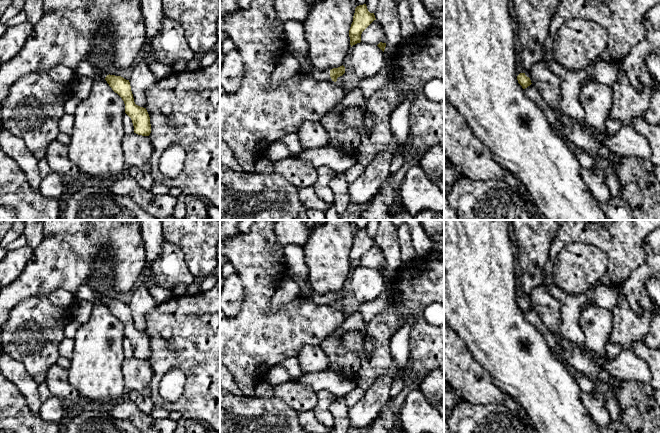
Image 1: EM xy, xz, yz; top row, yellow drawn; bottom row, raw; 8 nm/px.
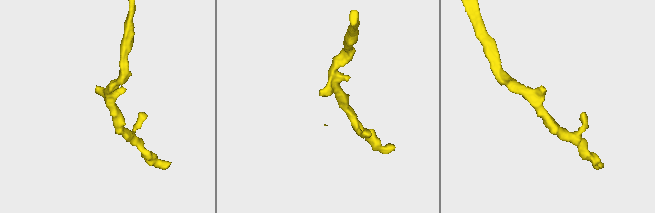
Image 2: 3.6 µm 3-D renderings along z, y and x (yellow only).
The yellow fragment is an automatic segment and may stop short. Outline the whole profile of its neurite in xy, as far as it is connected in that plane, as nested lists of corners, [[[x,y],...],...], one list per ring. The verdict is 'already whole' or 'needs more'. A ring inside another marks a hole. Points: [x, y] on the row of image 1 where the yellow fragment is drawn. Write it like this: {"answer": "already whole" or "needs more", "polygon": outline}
{"answer": "needs more", "polygon": [[[88,60],[79,63],[75,70],[76,76],[86,76],[92,80],[99,74],[104,78],[112,90],[117,93],[125,104],[125,113],[131,118],[134,133],[149,136],[151,133],[150,117],[146,108],[135,104],[129,80],[121,76],[110,75],[98,70]]]}

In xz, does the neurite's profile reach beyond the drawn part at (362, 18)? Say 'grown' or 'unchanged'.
unchanged

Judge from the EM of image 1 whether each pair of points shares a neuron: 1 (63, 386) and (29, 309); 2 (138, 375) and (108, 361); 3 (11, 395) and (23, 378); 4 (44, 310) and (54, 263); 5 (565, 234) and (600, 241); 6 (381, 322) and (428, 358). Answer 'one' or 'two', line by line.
1: two
2: two
3: two
4: two
5: one
6: one

